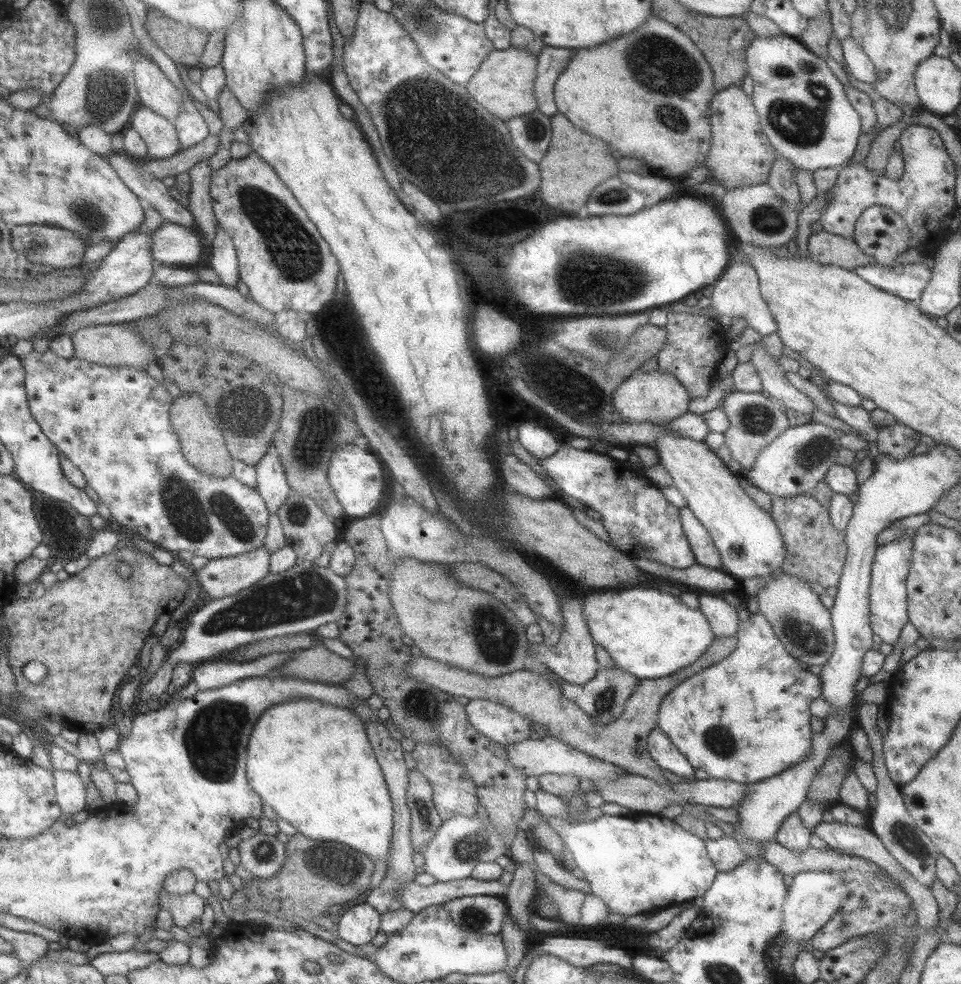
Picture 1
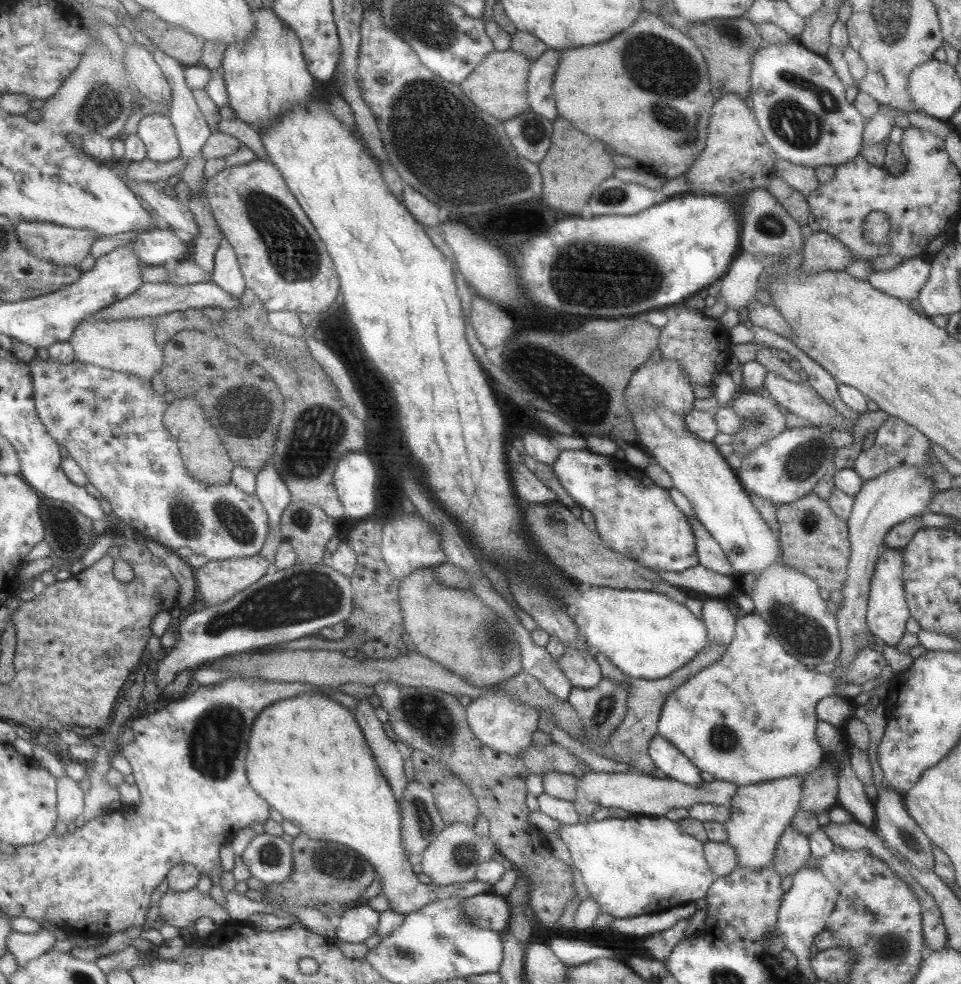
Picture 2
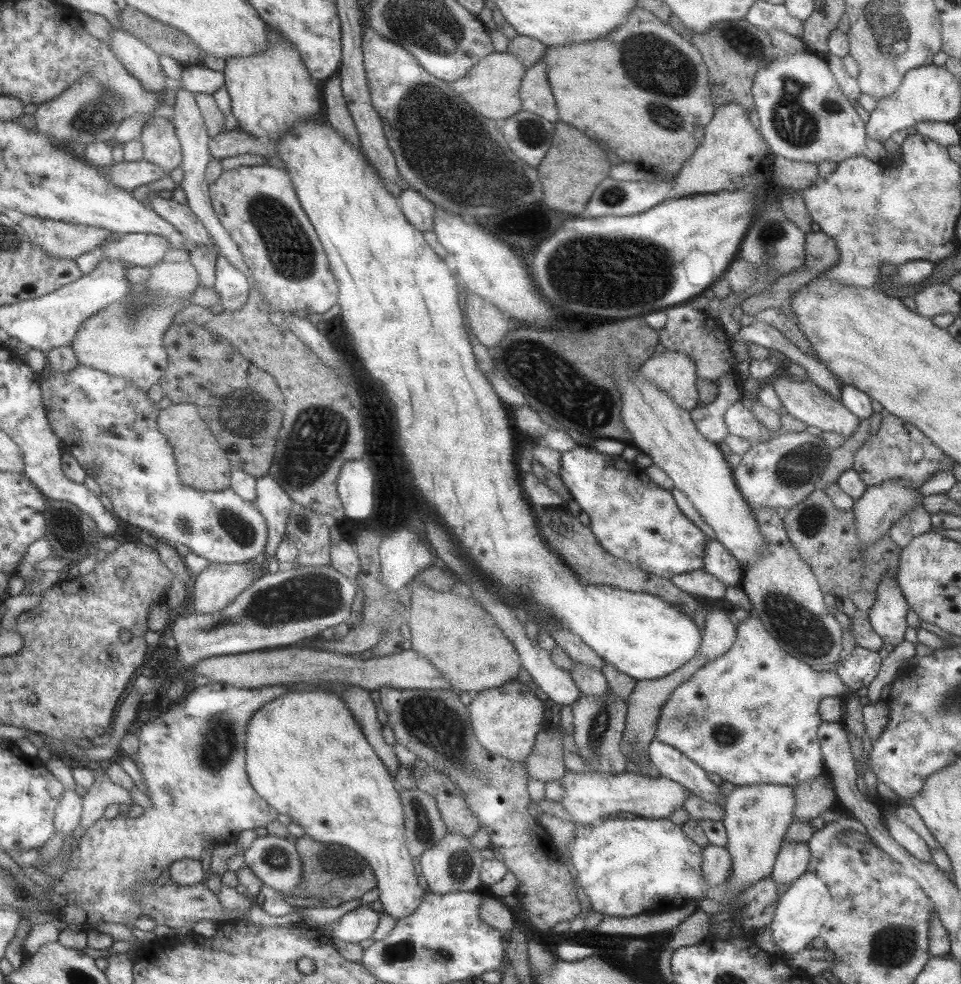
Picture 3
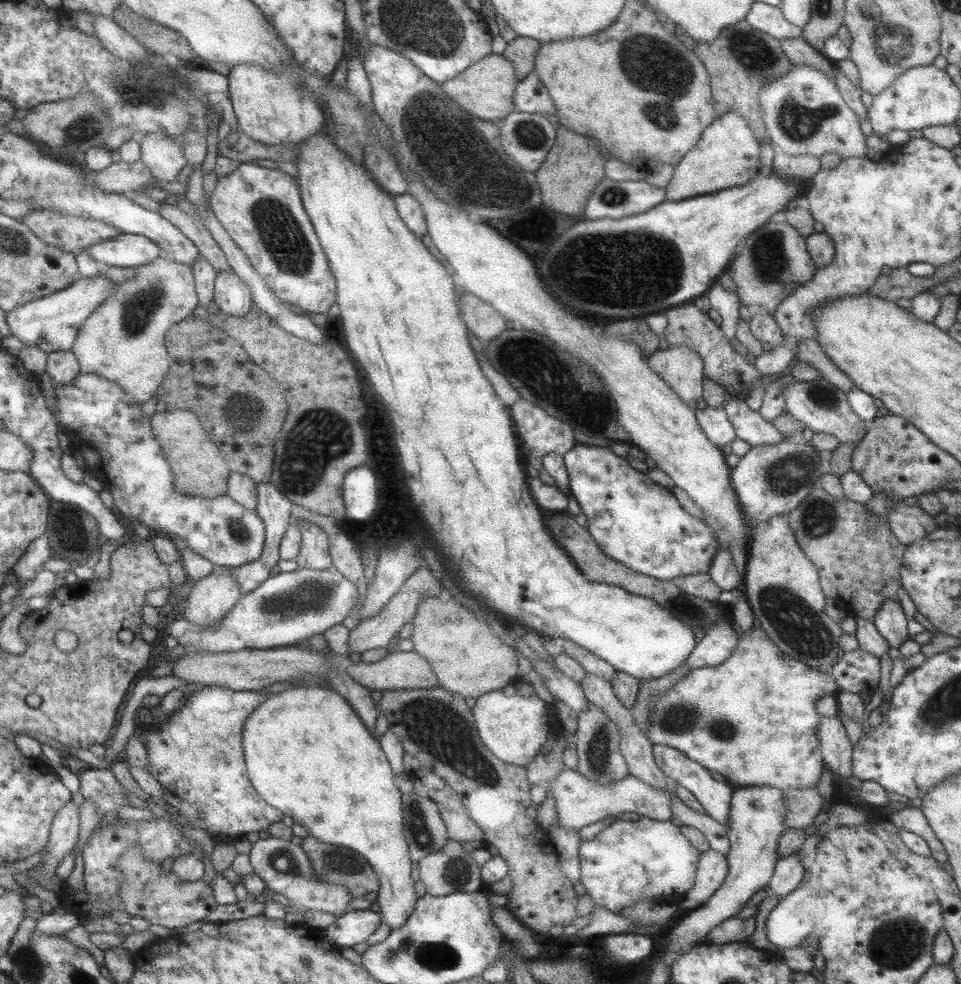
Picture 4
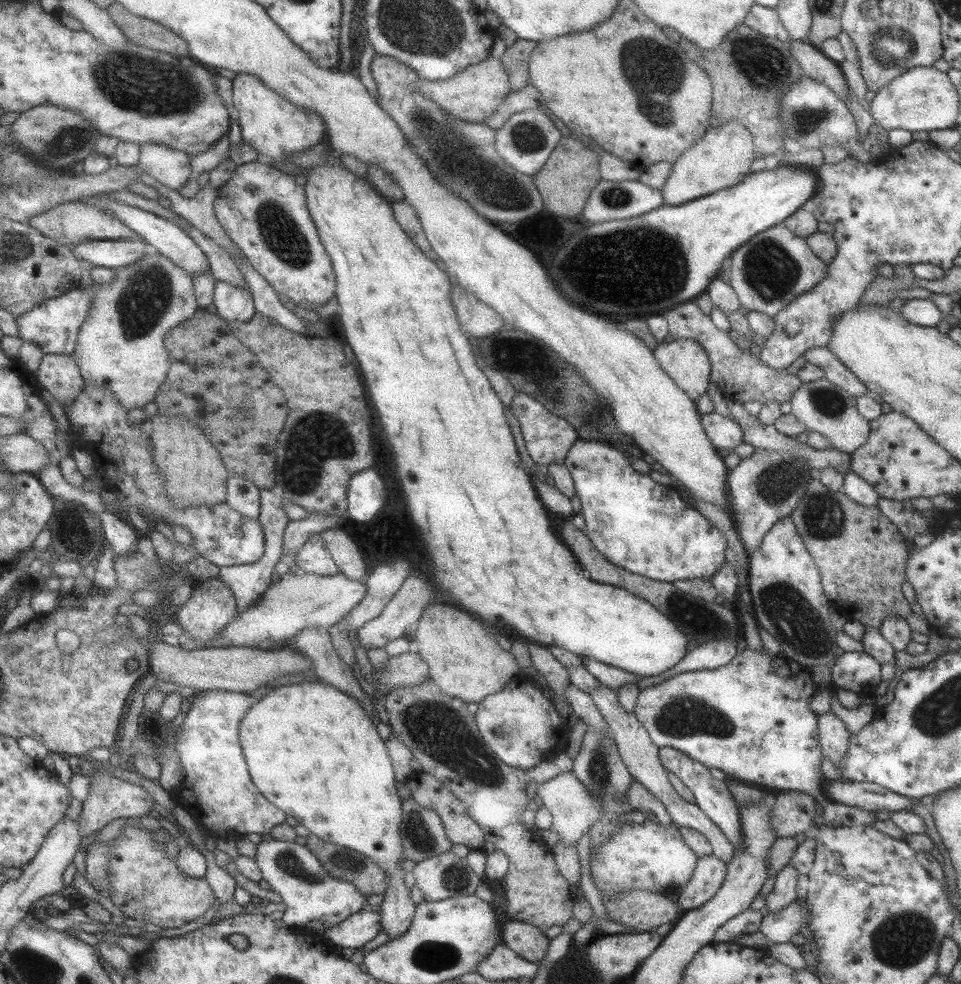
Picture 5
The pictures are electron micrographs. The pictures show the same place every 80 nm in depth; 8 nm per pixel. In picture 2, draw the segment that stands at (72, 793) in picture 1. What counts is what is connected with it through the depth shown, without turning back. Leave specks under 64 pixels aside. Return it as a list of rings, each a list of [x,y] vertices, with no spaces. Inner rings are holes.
[[[69,775],[58,777],[59,823],[67,825],[75,822],[79,816],[83,816],[86,793],[79,781]]]

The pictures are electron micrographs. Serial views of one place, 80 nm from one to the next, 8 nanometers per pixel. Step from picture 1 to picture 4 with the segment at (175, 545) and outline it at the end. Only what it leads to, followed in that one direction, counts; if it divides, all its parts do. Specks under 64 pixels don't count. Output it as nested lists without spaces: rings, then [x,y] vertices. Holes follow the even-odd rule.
[[[81,371],[73,382],[62,386],[54,384],[54,387],[57,398],[54,415],[69,438],[72,453],[82,456],[85,468],[103,483],[104,490],[111,493],[114,506],[123,516],[146,525],[152,533],[185,540],[187,549],[214,566],[235,568],[259,558],[264,546],[264,524],[259,515],[227,494],[205,498],[176,491],[170,463],[164,457],[161,441],[153,430],[152,416],[146,416],[141,403],[120,384],[95,373]]]

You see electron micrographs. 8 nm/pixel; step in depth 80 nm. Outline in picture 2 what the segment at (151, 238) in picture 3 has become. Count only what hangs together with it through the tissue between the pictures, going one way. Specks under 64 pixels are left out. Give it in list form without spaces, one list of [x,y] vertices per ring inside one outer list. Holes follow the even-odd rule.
[[[167,225],[135,234],[128,245],[132,246],[147,265],[166,265],[187,259],[191,253],[191,244],[186,245]]]

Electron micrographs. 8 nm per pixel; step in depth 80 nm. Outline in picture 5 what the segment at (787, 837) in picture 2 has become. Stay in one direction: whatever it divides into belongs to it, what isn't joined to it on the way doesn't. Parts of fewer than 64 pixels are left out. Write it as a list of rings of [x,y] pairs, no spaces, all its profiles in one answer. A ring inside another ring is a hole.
[[[787,863],[774,876],[772,890],[766,895],[765,901],[769,913],[777,912],[785,908],[795,897],[797,897],[797,870]]]

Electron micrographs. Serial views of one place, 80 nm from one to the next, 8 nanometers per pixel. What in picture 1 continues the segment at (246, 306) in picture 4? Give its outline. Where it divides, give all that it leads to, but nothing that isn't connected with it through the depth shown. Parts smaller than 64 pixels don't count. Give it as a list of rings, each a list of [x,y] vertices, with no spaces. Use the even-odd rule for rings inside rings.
[[[217,223],[210,244],[210,267],[219,275],[221,285],[235,288],[238,279],[238,259],[232,240]]]

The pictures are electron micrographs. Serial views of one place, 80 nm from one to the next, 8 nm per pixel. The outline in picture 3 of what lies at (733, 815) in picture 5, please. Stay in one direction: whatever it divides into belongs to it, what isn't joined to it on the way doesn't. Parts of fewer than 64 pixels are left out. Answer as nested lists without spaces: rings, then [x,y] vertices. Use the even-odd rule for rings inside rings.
[[[653,737],[646,751],[649,762],[657,768],[661,777],[679,783],[706,801],[723,805],[716,781],[709,779],[707,772],[683,756],[679,750]]]

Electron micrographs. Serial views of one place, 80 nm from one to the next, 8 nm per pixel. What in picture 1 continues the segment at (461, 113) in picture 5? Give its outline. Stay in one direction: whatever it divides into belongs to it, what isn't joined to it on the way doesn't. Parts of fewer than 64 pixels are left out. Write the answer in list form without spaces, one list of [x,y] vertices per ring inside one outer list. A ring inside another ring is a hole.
[[[511,46],[506,49],[493,49],[473,77],[469,78],[464,88],[477,104],[486,108],[499,120],[507,122],[511,118],[538,110],[535,92],[533,92],[536,67],[536,56],[527,49]]]

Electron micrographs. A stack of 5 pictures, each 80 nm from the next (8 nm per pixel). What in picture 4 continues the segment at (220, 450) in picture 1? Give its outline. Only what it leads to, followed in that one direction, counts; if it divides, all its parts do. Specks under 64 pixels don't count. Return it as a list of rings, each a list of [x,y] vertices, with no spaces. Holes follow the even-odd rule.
[[[171,409],[170,411],[155,412],[152,415],[152,425],[155,434],[161,441],[164,457],[170,463],[174,475],[174,489],[180,493],[213,498],[226,494],[227,477],[230,470],[226,467],[226,461],[222,451],[214,443],[197,415],[191,409]]]

